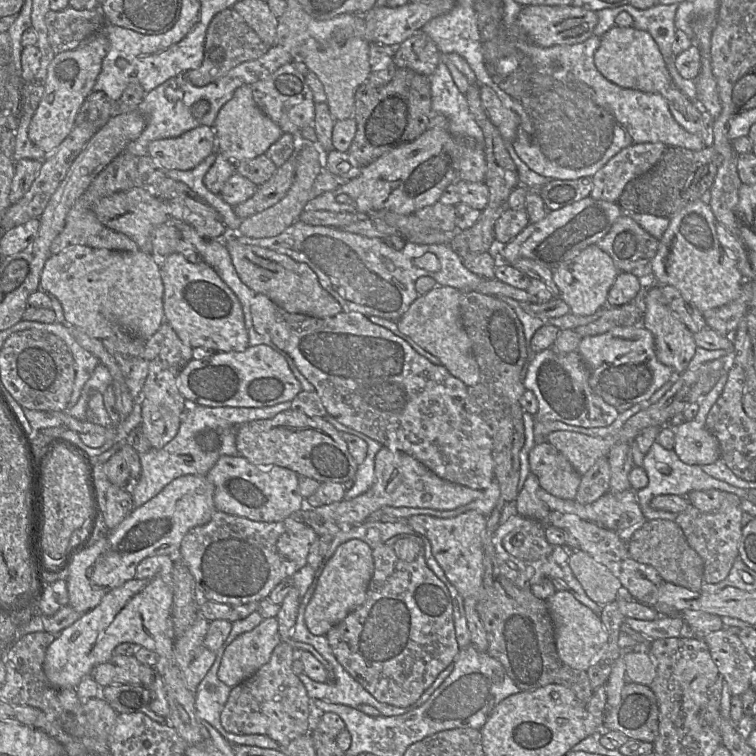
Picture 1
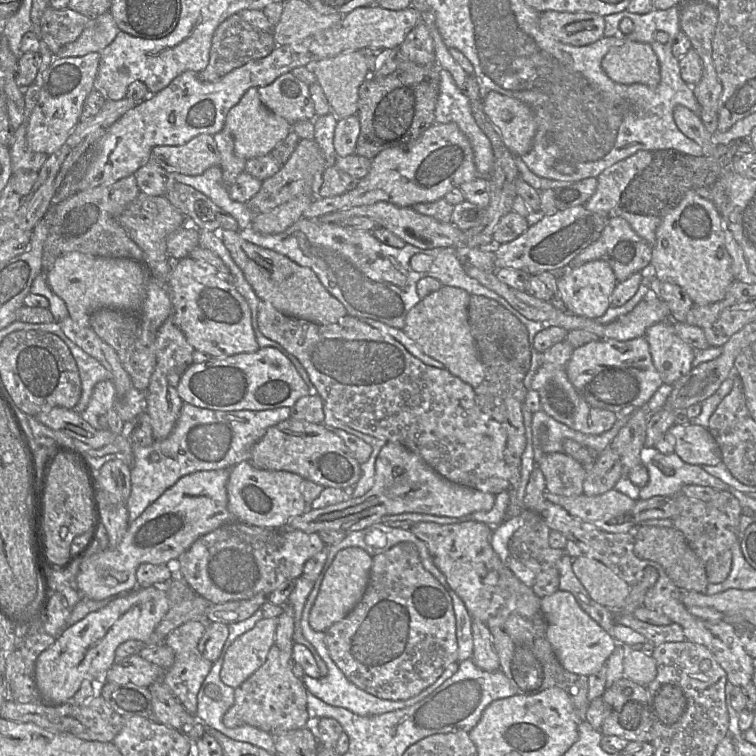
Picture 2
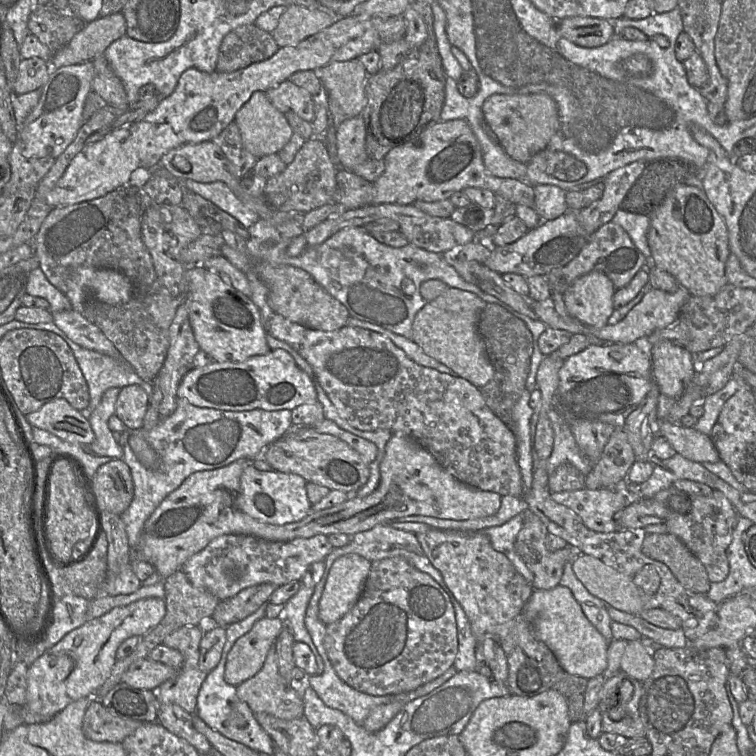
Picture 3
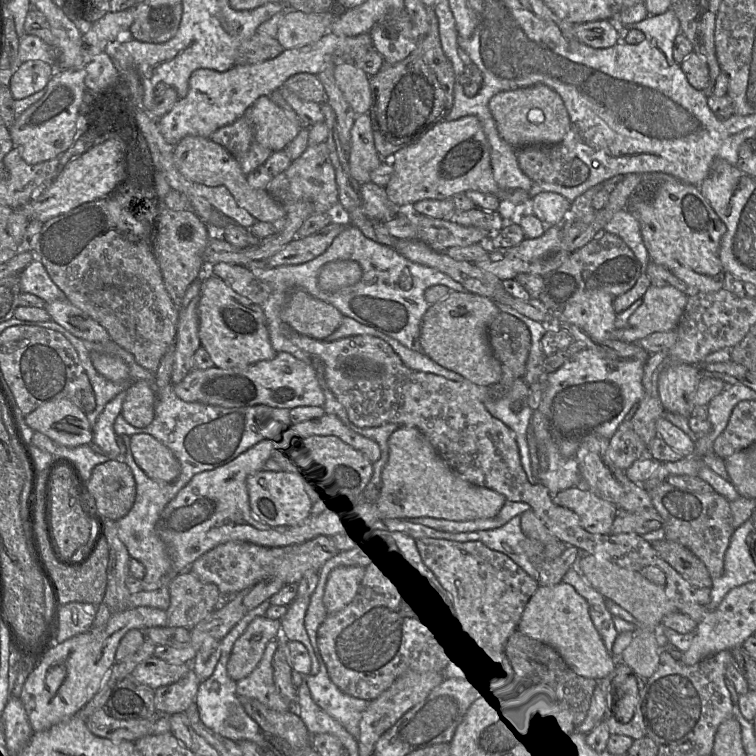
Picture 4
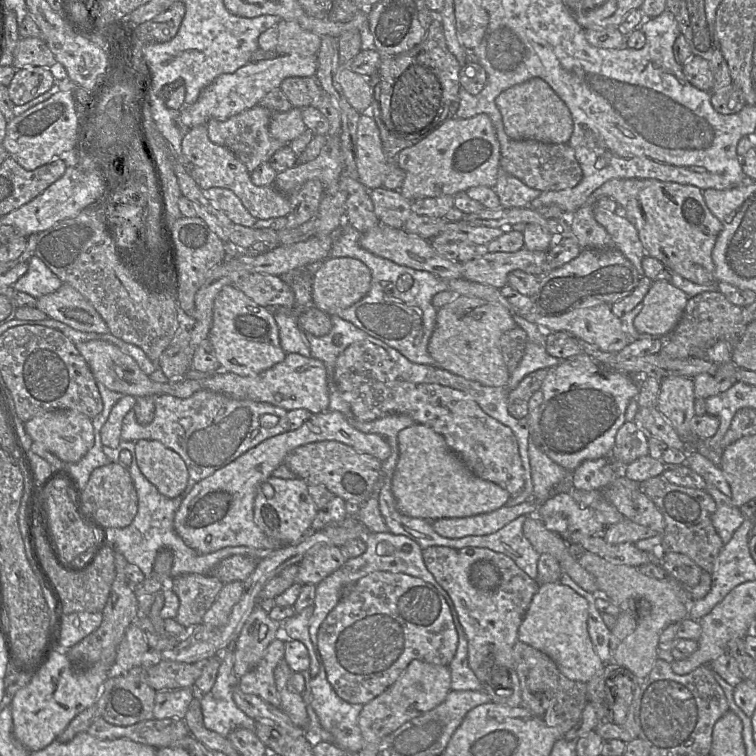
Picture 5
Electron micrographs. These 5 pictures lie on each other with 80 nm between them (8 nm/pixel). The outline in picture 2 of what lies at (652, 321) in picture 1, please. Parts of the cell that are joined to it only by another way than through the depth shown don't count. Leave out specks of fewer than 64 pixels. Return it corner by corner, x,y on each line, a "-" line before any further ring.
672,320
652,325
645,336
653,364
664,384
674,385
693,368
696,350
676,334

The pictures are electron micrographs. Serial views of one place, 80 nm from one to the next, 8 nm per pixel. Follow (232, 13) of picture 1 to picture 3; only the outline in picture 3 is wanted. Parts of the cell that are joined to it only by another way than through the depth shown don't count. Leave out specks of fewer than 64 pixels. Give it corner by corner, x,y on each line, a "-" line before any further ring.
255,24
239,26
223,38
216,72
229,73
272,57
280,47
271,33

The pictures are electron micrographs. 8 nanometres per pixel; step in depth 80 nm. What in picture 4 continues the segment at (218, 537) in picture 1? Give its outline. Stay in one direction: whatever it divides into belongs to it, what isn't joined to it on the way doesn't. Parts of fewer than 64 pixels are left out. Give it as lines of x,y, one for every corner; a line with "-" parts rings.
318,536
303,543
266,547
245,541
228,541
197,558
189,570
201,581
214,583
222,596
230,597
254,584
278,578
285,584
299,582
307,571
320,571
324,563
339,553
334,539

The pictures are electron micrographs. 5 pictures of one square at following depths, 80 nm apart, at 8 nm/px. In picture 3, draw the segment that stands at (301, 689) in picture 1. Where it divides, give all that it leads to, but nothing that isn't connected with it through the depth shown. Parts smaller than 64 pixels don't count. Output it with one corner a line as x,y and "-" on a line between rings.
274,642
262,668
254,676
236,686
236,695
250,707
254,714
267,713
277,718
292,720
304,717
303,698
296,687
292,680
287,681
279,672

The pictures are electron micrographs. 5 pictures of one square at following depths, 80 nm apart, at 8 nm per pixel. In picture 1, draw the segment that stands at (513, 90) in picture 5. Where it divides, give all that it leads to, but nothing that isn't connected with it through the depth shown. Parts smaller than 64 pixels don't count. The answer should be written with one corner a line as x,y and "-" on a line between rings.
479,85
482,106
490,121
498,129
503,140
512,143
520,123
519,116
506,108
495,91
487,85

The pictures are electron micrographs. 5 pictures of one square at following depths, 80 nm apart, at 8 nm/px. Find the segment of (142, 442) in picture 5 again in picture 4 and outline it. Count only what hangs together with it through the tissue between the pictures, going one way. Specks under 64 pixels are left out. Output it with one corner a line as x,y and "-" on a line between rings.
149,434
130,436
132,455
145,474
155,480
174,482
181,471
180,463
172,451

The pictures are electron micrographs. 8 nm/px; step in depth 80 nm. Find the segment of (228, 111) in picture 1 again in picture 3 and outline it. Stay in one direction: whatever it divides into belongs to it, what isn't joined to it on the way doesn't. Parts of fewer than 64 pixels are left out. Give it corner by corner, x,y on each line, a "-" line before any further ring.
263,91
252,94
236,113
234,122
238,125
244,147
258,158
278,153
294,133
285,115
273,106

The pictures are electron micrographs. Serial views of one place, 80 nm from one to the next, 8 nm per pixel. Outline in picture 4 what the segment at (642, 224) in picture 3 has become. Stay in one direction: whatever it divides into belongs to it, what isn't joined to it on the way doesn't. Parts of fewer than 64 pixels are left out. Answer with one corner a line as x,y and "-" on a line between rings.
626,209
620,210
605,225
604,230
619,236
641,263
642,273
646,272
647,264
651,259
644,245
637,217

